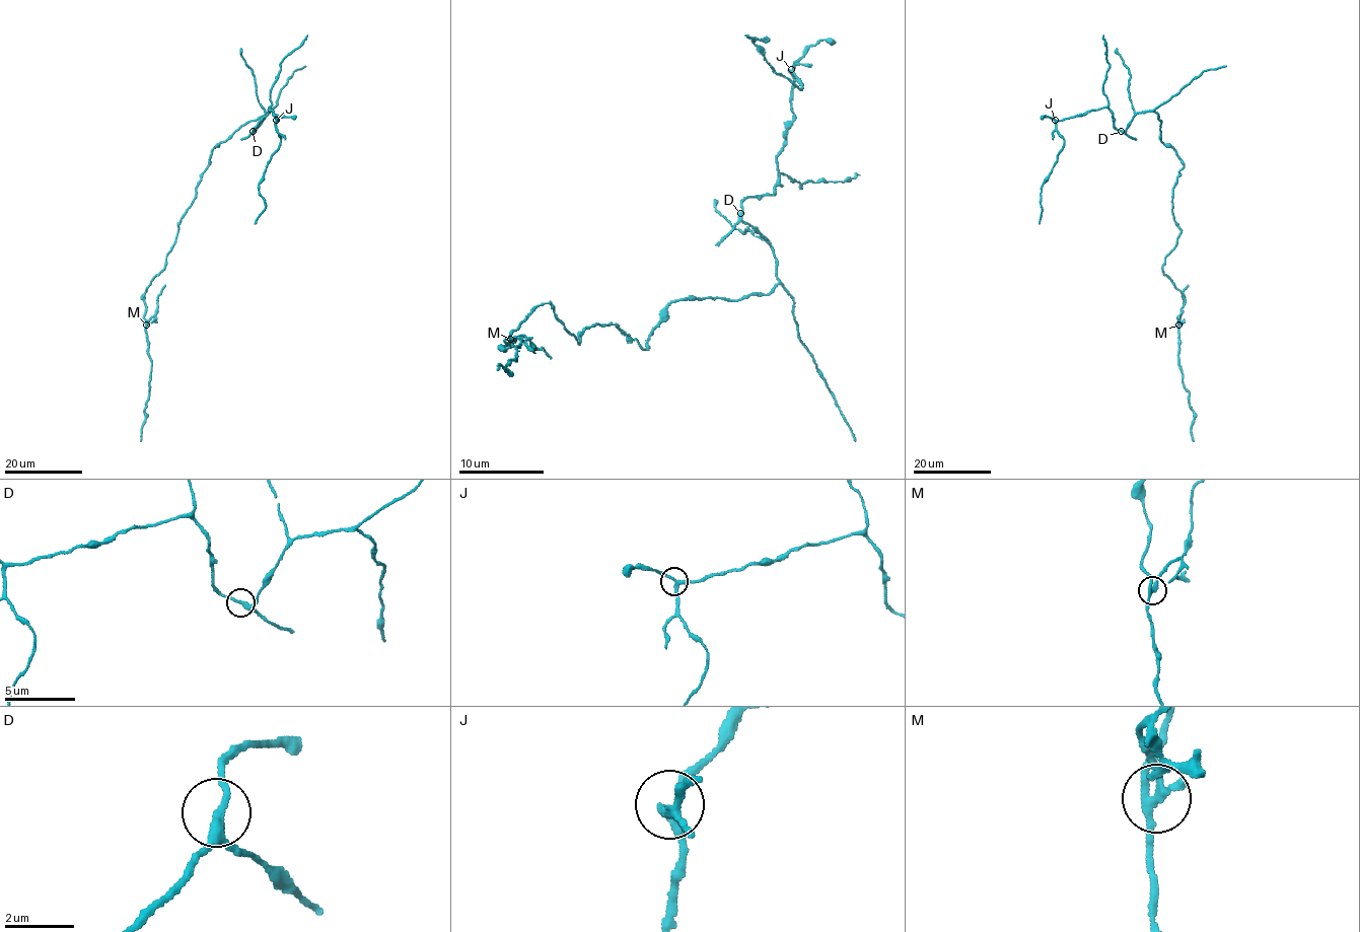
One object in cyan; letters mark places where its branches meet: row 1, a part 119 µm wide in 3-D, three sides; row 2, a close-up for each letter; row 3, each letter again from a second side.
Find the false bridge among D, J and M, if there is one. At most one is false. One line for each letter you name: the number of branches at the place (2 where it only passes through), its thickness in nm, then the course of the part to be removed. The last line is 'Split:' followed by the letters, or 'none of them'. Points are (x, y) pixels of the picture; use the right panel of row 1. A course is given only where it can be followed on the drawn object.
M: Branches: 3. Thickness 220 nm. Course of the part to remove: (1178, 325), (1177, 316), (1185, 303), (1183, 291), (1188, 285)
Split: M

